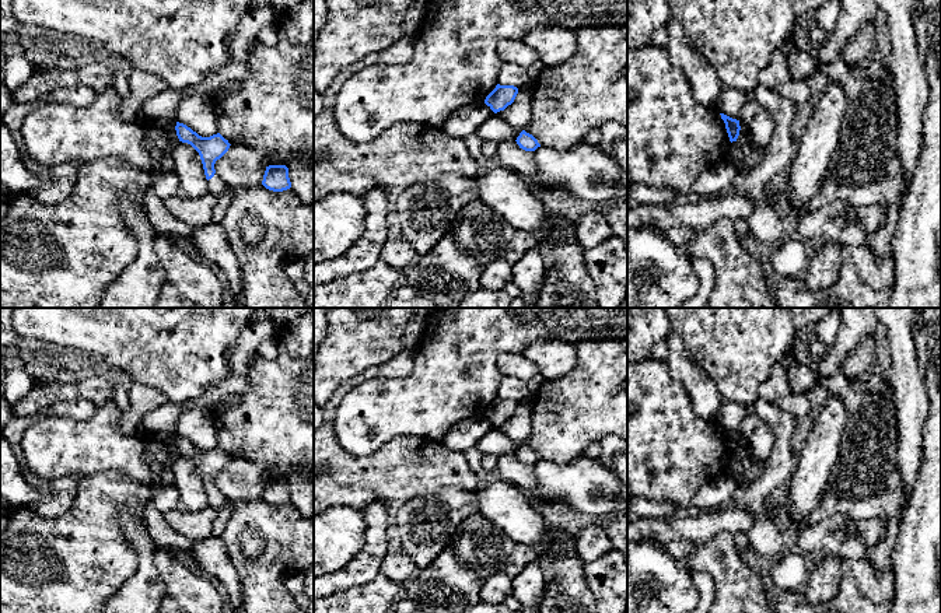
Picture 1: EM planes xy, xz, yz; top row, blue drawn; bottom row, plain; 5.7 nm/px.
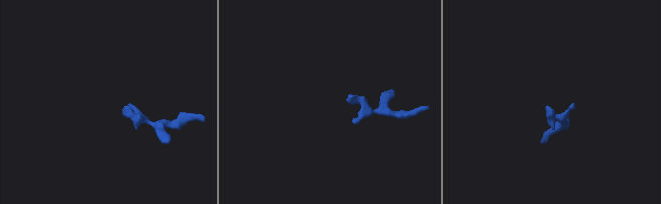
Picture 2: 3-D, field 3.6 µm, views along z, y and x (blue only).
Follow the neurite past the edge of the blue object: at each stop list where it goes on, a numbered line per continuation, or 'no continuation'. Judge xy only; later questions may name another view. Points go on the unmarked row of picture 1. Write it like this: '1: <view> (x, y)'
1: xy (216, 498)

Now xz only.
no continuation

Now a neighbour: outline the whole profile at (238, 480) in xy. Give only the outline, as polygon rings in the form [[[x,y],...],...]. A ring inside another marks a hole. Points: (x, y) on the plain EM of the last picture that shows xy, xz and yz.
[[[230,459],[228,465],[216,474],[216,487],[228,500],[260,500],[266,484],[266,474],[242,459]]]

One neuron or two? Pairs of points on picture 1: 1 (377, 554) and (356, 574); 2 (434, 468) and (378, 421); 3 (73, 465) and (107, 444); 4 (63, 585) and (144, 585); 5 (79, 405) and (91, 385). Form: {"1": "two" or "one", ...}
{"1": "one", "2": "two", "3": "one", "4": "two", "5": "two"}

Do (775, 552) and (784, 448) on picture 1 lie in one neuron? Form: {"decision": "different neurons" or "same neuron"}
{"decision": "same neuron"}

